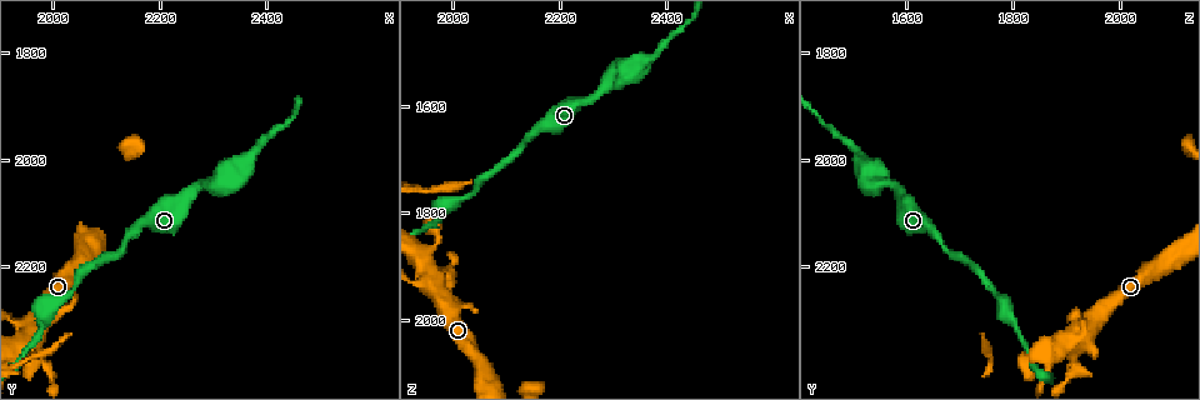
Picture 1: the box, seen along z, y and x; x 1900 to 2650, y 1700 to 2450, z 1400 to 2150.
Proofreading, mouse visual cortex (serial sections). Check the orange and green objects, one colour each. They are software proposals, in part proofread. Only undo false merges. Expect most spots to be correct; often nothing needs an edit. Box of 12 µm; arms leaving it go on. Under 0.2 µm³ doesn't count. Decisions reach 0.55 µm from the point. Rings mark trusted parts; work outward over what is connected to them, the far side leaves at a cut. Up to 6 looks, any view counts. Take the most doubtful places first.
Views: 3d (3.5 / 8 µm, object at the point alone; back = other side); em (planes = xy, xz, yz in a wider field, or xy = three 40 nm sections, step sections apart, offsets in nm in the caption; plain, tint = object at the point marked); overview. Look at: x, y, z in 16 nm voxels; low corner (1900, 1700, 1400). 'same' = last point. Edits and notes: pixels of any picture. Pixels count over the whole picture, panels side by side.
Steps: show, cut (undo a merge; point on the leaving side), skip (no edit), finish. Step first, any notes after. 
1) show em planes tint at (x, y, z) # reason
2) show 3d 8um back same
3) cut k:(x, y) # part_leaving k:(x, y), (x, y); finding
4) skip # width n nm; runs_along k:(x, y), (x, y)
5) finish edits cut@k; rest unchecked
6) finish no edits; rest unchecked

show 3d 3.5um at (2160, 2130, 1645) # thick turns thin

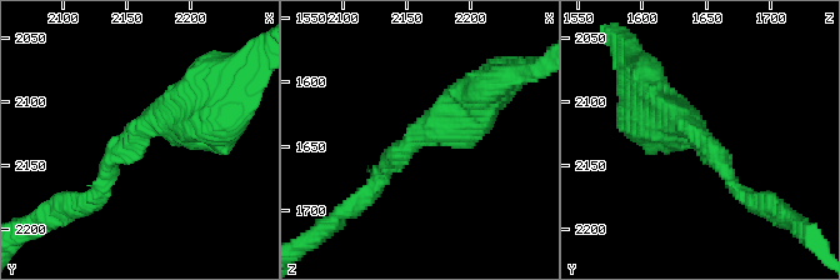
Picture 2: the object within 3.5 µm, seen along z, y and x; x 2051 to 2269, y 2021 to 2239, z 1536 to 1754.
show em xy step 2 tint at (2156, 2126, 1646) # arm_widths 200, 600 nm; now the EM

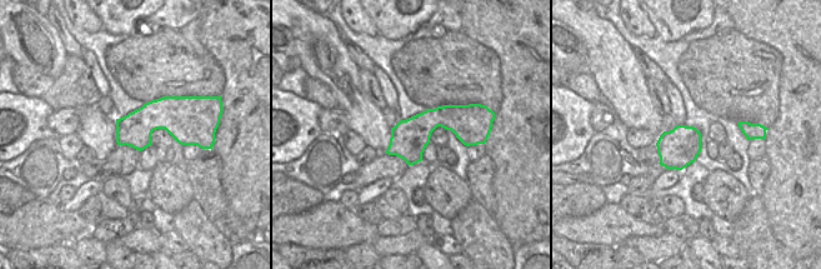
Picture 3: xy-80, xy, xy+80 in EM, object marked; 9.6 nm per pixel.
skip # runs_along 2:(480, 100), (376, 183); all the same cell

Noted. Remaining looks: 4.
show 3d 3.5um at (2355, 1995, 1510) # calibre changes

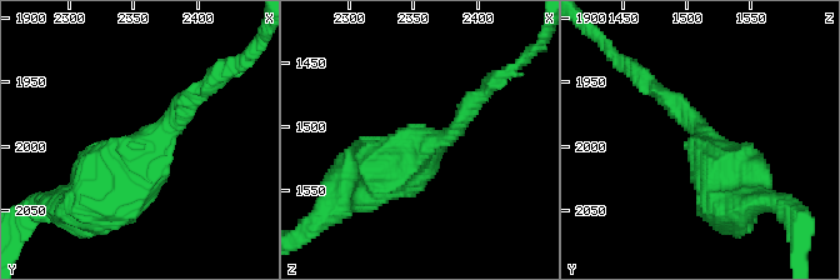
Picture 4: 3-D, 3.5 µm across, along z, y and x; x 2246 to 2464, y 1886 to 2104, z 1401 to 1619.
show em xy step 1 tint at (2354, 2000, 1512)

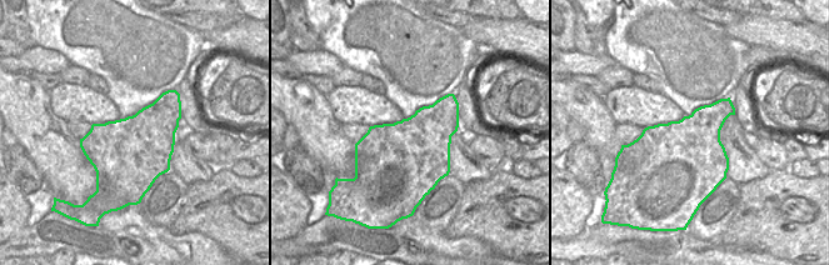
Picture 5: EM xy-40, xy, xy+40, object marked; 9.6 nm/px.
skip # runs_along 4:(89, 201), (193, 98); one cell here

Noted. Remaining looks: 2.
show 3d 3.5um at (2010, 2270, 1780) # sudden change in width

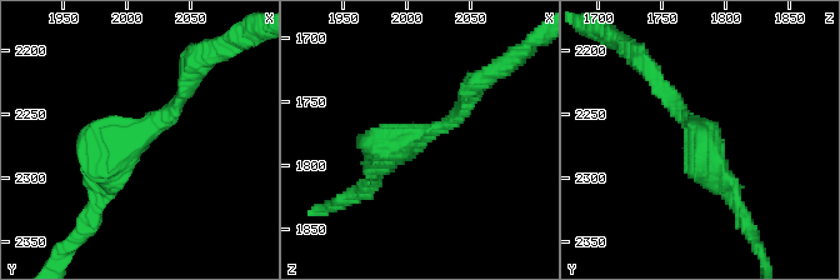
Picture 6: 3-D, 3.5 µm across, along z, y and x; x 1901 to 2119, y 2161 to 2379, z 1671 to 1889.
show em xy step 2 tint at (2012, 2270, 1776) # arm_widths 200, 400 nm; need the tissue

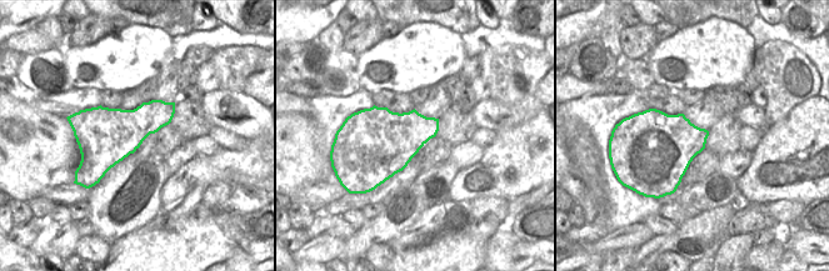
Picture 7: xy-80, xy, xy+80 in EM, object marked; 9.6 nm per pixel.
skip # runs_along 6:(185, 80), (104, 195); one cell here

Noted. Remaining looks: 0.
finish no edits; rest unchecked

